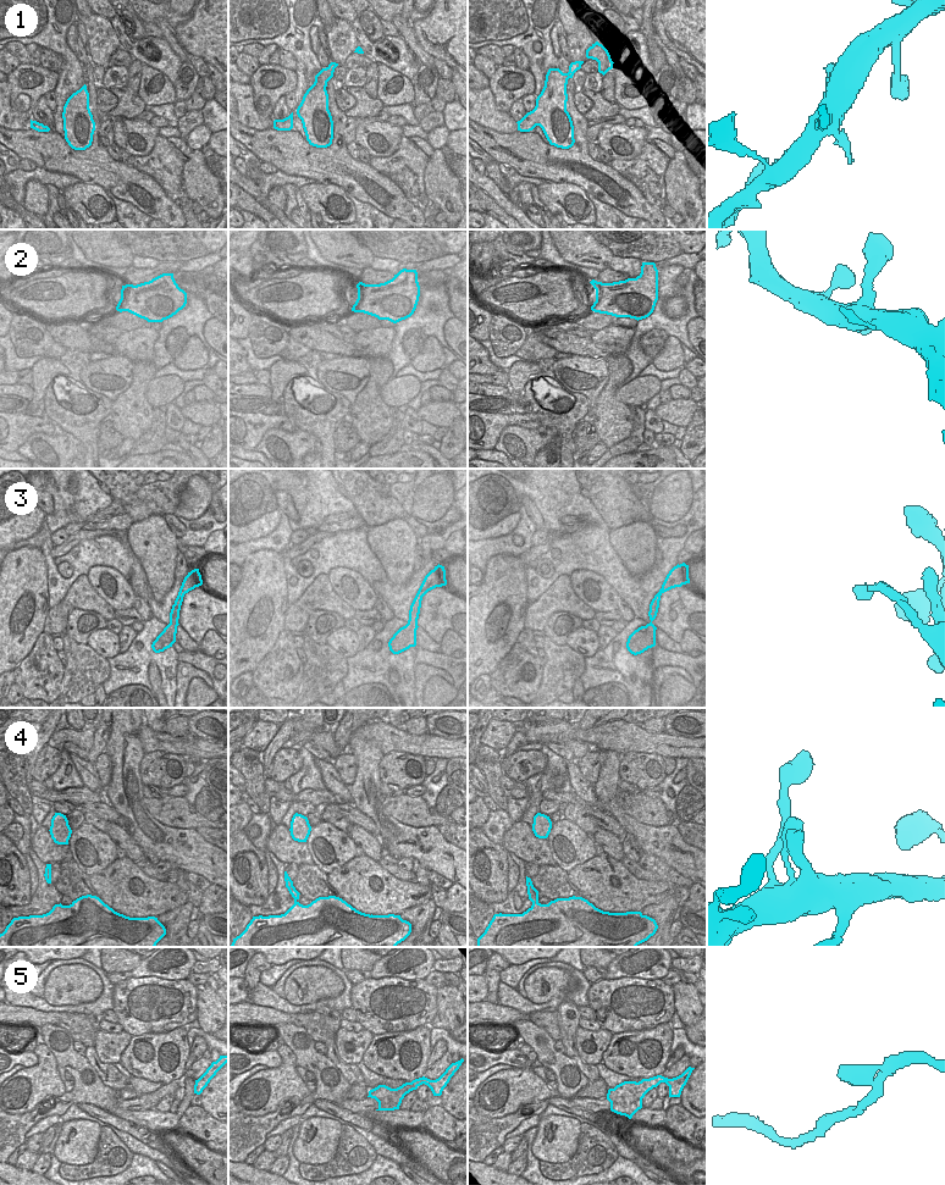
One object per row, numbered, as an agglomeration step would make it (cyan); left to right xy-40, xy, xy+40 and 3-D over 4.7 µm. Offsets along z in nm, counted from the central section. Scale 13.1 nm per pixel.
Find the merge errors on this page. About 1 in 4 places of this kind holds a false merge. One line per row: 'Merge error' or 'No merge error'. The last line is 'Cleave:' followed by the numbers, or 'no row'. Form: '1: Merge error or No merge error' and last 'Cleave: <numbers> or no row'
1: No merge error
2: No merge error
3: No merge error
4: No merge error
5: No merge error
Cleave: no row.

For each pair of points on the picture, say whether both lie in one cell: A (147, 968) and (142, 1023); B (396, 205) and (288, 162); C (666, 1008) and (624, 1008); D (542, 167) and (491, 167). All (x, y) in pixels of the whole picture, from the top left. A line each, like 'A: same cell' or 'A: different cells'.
A: different cells
B: same cell
C: same cell
D: different cells

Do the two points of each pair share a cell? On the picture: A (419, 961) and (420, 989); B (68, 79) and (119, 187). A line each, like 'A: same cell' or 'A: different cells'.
A: different cells
B: different cells

